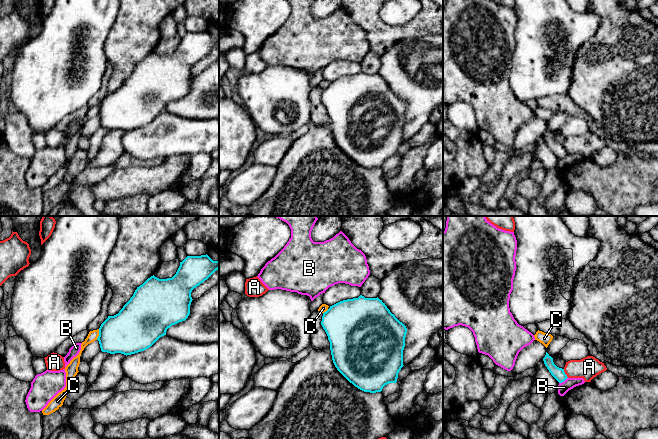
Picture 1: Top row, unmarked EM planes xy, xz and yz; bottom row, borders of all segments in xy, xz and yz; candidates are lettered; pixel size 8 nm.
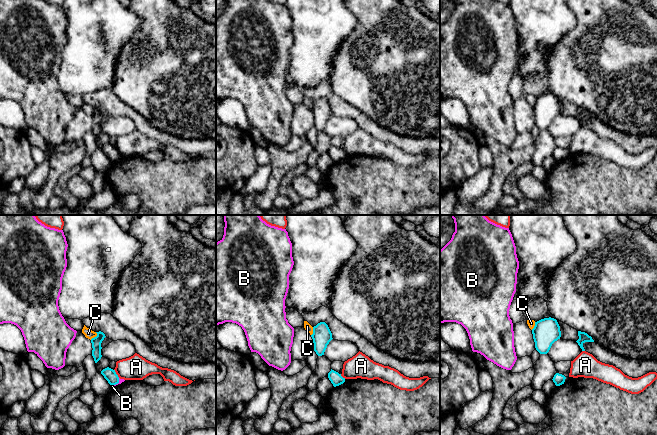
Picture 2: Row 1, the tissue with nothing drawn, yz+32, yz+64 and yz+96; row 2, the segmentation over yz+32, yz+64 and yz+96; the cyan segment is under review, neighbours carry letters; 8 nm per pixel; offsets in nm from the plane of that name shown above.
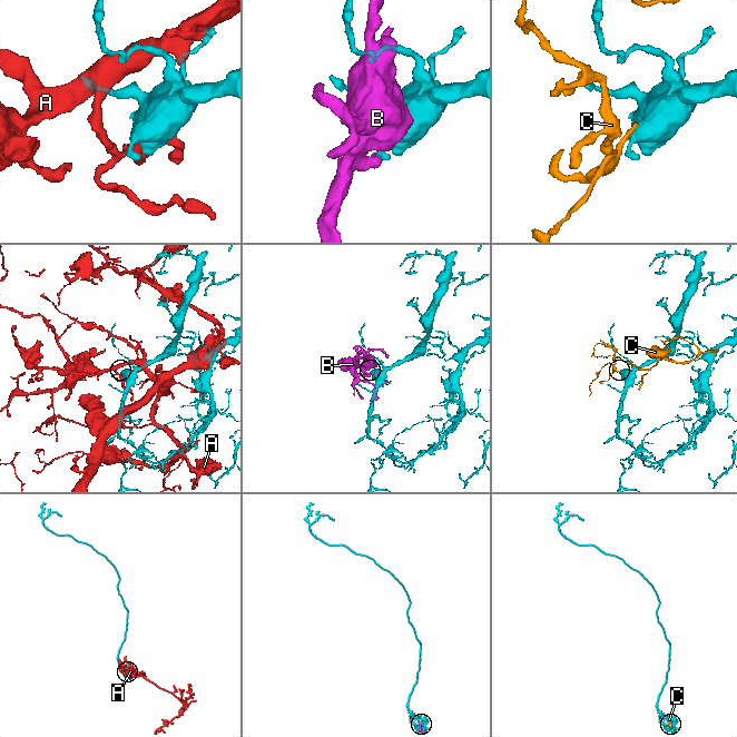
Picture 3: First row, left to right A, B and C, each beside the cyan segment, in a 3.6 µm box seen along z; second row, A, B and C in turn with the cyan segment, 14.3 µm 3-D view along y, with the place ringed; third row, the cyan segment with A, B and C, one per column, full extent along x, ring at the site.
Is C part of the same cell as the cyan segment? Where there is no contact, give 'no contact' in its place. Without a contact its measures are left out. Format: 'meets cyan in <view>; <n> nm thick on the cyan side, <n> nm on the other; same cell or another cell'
meets cyan in xy; 360 nm thick on the cyan side, 80 nm on the other; another cell

